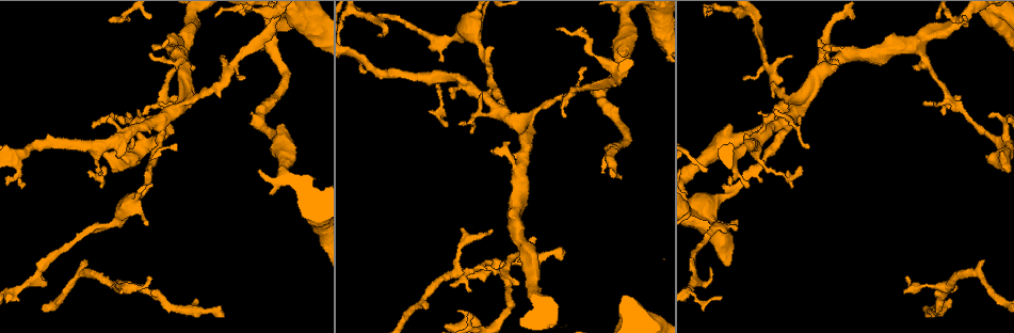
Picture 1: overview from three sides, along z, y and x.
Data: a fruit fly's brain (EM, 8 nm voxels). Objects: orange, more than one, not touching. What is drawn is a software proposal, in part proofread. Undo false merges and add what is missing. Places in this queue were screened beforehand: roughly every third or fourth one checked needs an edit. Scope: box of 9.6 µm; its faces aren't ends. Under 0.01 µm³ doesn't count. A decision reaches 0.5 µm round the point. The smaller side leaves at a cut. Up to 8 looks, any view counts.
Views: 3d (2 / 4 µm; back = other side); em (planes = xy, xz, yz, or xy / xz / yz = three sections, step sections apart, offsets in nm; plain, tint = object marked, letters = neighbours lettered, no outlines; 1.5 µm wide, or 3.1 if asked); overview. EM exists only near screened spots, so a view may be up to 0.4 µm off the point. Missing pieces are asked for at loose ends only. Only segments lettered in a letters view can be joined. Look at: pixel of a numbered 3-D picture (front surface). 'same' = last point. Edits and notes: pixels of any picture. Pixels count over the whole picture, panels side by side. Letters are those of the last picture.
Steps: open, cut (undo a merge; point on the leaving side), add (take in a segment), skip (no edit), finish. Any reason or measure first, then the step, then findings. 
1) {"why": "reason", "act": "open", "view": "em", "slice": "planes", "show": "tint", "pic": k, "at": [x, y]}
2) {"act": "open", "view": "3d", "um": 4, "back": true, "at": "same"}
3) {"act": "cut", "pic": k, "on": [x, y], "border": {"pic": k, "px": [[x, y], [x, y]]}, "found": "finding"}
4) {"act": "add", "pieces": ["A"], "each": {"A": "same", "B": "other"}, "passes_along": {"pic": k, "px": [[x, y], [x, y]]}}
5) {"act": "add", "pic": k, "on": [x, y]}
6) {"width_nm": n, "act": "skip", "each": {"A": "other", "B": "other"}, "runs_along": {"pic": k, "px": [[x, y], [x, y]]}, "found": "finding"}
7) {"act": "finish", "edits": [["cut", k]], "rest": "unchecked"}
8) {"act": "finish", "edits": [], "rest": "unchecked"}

{"why": "thin end", "act": "open", "view": "em", "slice": "xz", "step": 4, "show": "letters", "pic": 1, "at": [110, 19]}

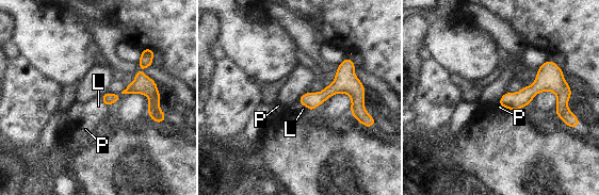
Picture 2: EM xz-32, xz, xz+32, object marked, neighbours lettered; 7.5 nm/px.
{"act": "skip", "each": {"L": "other", "P": "other"}, "found": "none of them fits"}

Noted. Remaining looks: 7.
{"why": "thin end", "act": "open", "view": "3d", "um": 2, "pic": 1, "at": [487, 267]}

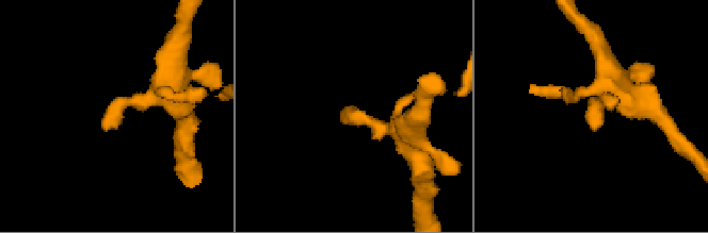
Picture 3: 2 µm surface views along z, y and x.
{"why": "shape alone is not enough", "act": "open", "view": "em", "slice": "xz", "step": 4, "show": "letters", "pic": 3, "at": [340, 111]}

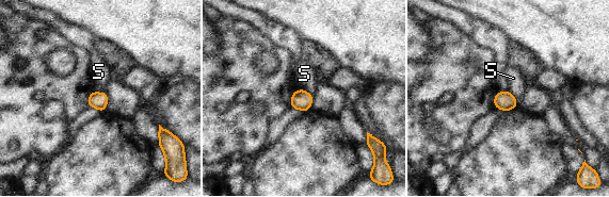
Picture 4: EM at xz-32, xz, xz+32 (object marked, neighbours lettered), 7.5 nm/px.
{"longest_contact_nm": ["S", 100], "act": "skip", "each": {"S": "other"}, "border": {"pic": 4, "px": [[302, 87], [311, 95]]}, "found": "none of them fits"}

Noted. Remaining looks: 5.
{"why": "branch stops here", "act": "open", "view": "3d", "um": 2, "pic": 1, "at": [603, 173]}

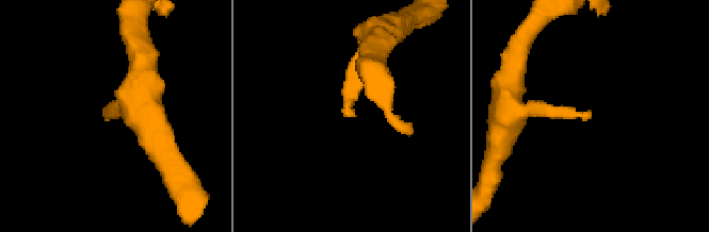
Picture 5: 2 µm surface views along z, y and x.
{"act": "open", "view": "em", "slice": "planes", "show": "plain", "pic": 5, "at": [353, 113]}

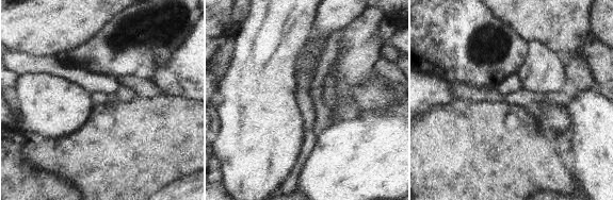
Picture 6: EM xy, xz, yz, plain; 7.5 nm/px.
{"act": "open", "view": "em", "slice": "planes", "show": "letters", "at": "same"}

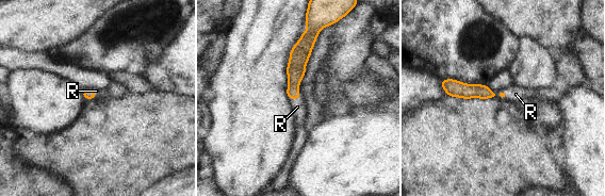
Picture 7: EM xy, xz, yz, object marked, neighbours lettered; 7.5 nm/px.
{"act": "add", "pieces": ["R"], "each": {"R": "same"}, "passes_along": {"pic": 7, "px": [[296, 67], [293, 98], [297, 107]]}, "found": "the neuron continues"}

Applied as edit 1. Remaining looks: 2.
{"act": "finish", "edits": [["add", 7]], "rest": "unchecked"}

